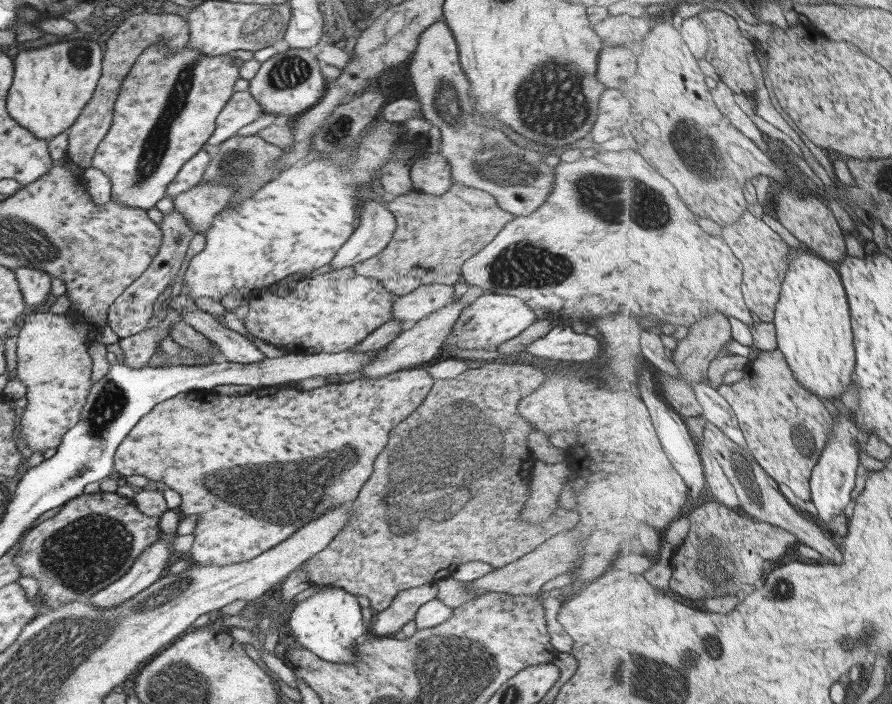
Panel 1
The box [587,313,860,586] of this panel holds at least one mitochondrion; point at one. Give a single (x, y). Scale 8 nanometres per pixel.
(800, 439)

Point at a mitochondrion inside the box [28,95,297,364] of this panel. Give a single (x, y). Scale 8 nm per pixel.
(242, 163)

